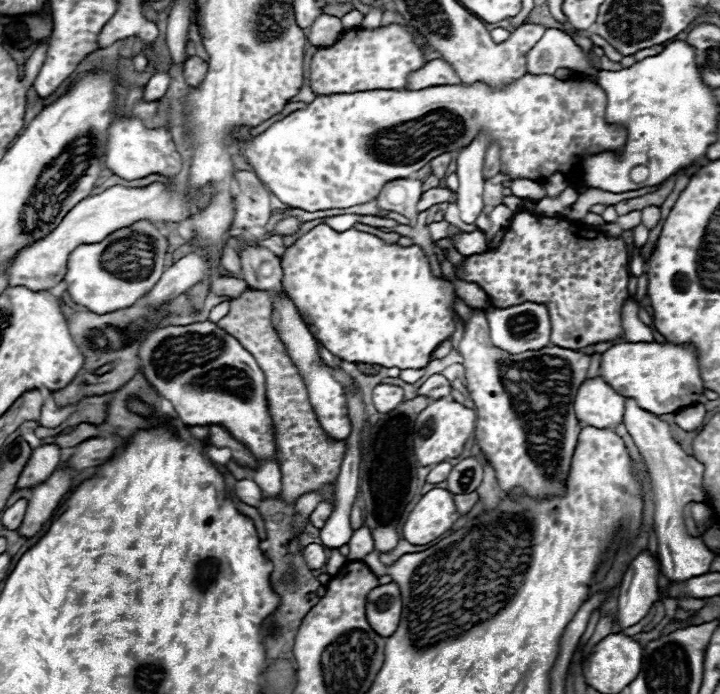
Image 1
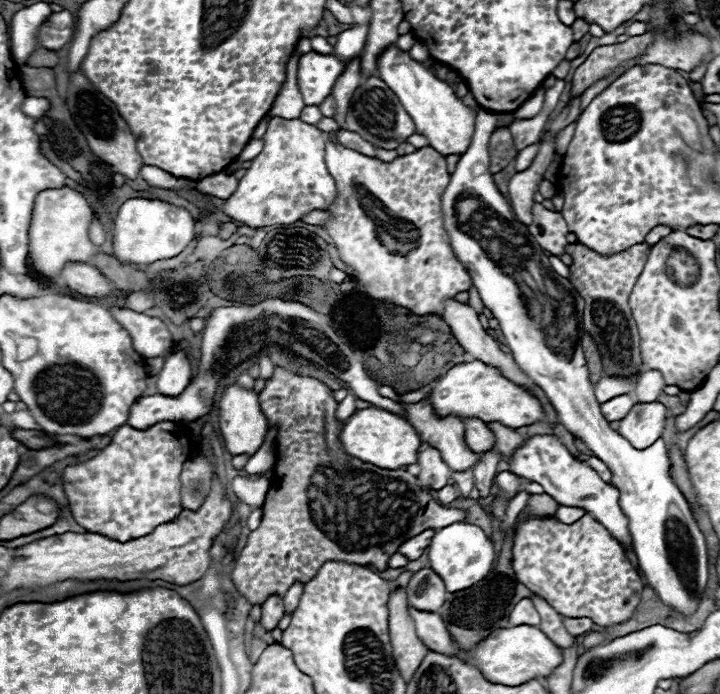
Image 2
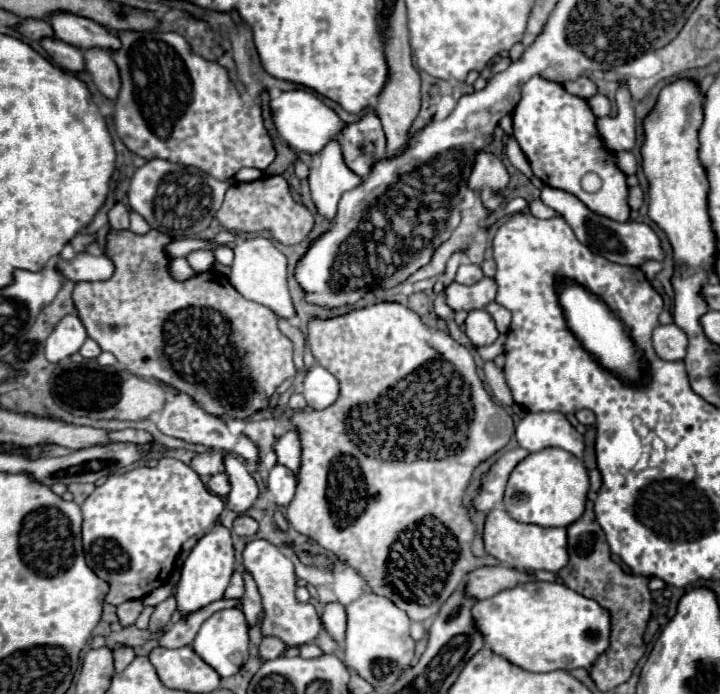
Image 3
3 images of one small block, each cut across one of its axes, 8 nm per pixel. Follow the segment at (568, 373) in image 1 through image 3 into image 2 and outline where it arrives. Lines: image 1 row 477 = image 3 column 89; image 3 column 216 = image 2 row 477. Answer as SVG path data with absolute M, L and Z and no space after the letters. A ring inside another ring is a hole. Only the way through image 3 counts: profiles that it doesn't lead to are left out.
M500 472L500 474L496 474L496 480L494 480L494 484L498 486L498 490L500 490L500 492L506 492L506 494L510 494L510 496L514 496L514 494L518 492L518 486L520 486L522 482L524 482L524 480L522 480L520 476L512 474L512 472Z

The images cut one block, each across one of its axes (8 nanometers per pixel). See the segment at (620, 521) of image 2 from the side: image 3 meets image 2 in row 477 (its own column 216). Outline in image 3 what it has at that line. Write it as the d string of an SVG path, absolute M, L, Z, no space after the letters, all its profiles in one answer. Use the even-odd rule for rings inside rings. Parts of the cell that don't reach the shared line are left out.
M216 522L208 532L204 532L198 538L196 546L190 550L190 554L182 566L180 582L176 584L178 610L186 616L214 600L220 600L224 596L224 590L230 582L232 572L234 572L234 546L232 546L230 530L224 528L220 522Z

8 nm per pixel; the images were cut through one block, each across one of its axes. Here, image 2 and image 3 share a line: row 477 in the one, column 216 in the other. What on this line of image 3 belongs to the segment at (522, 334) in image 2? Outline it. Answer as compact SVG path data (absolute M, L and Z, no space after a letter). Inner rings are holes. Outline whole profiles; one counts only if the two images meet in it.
M228 608L214 612L200 628L196 640L192 642L194 652L210 664L220 676L236 674L248 660L248 626L240 608Z

